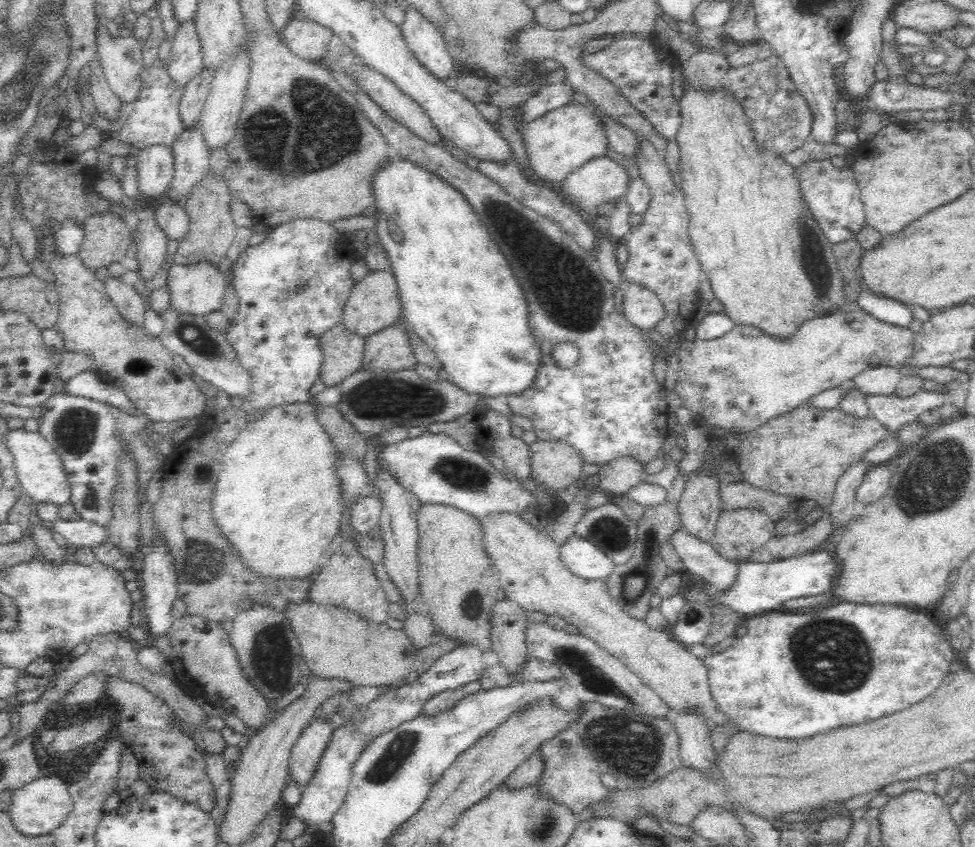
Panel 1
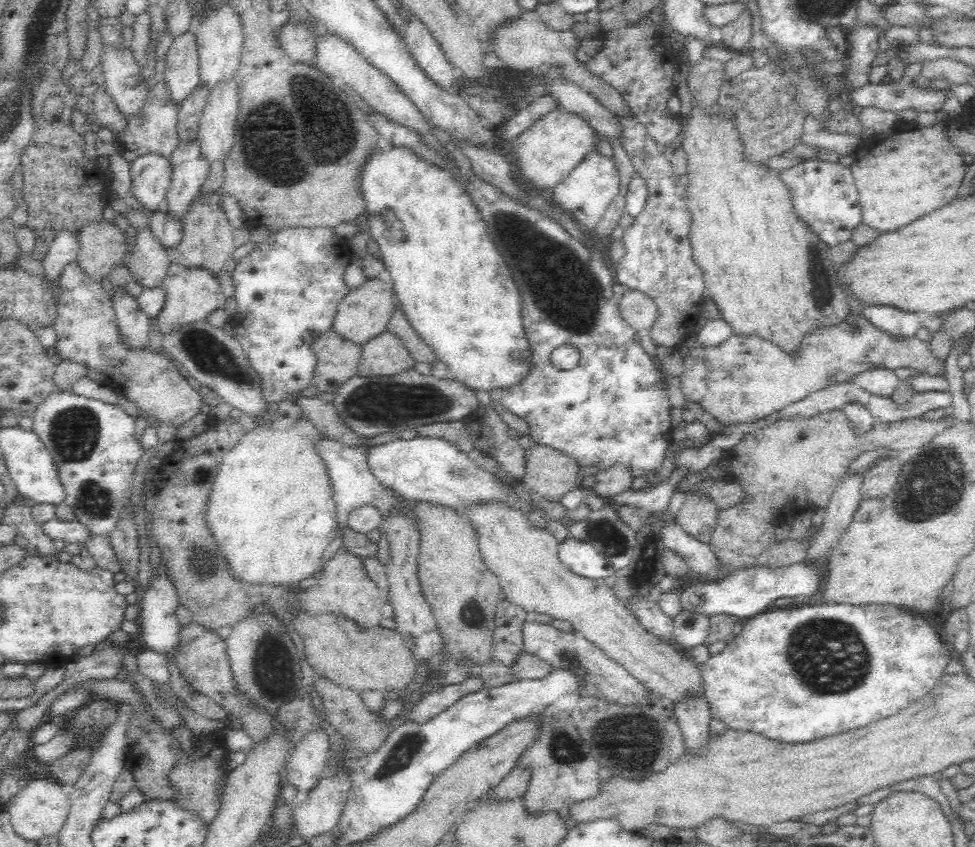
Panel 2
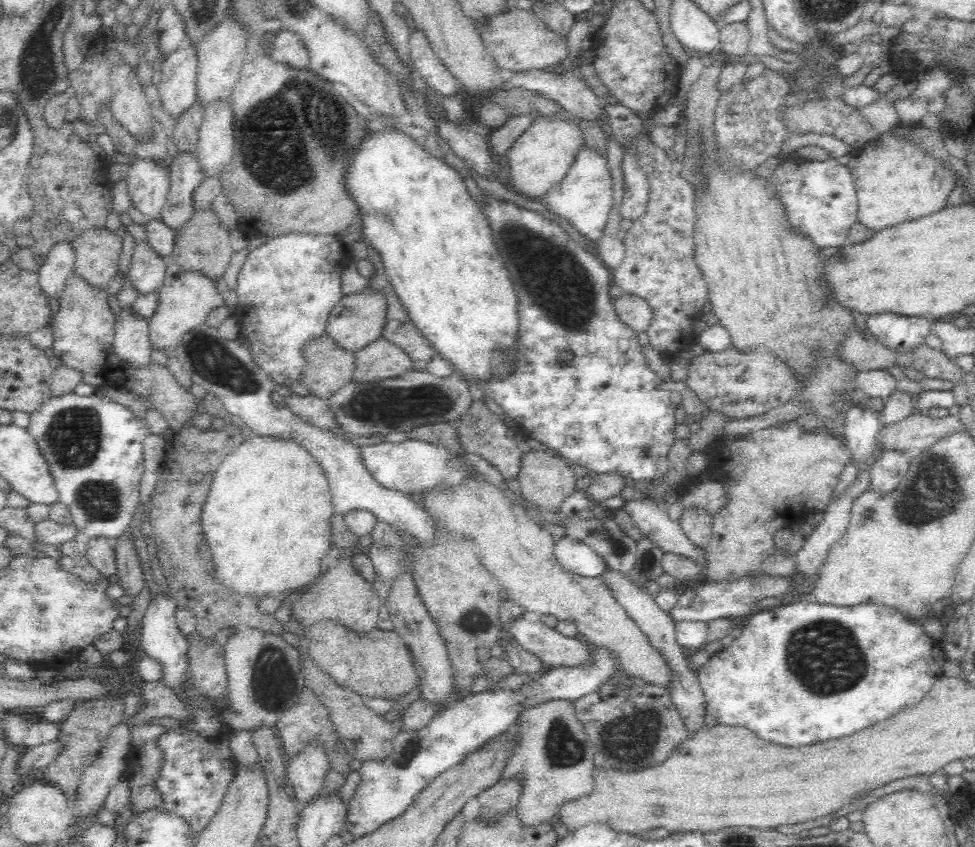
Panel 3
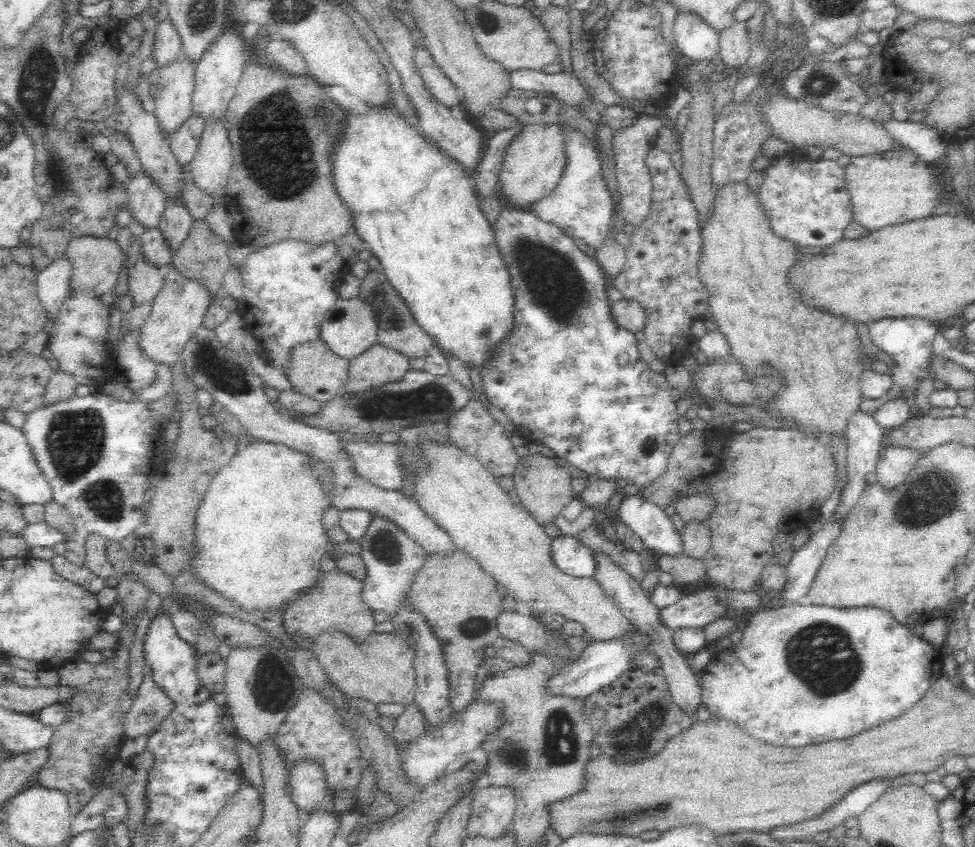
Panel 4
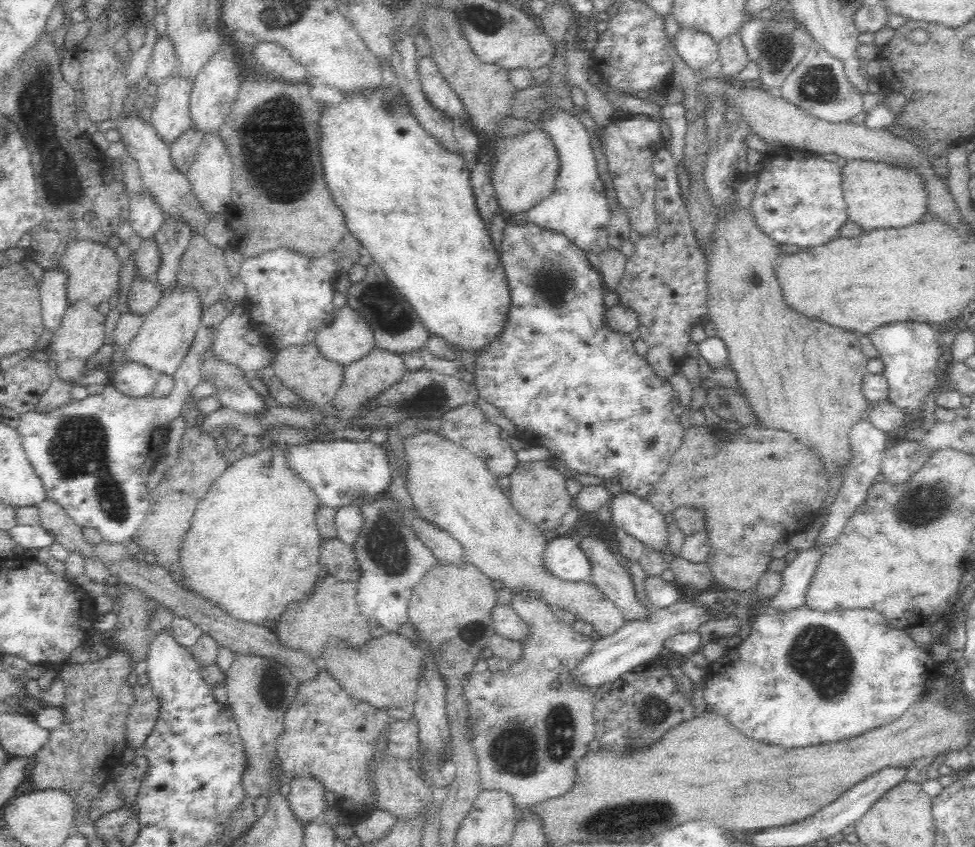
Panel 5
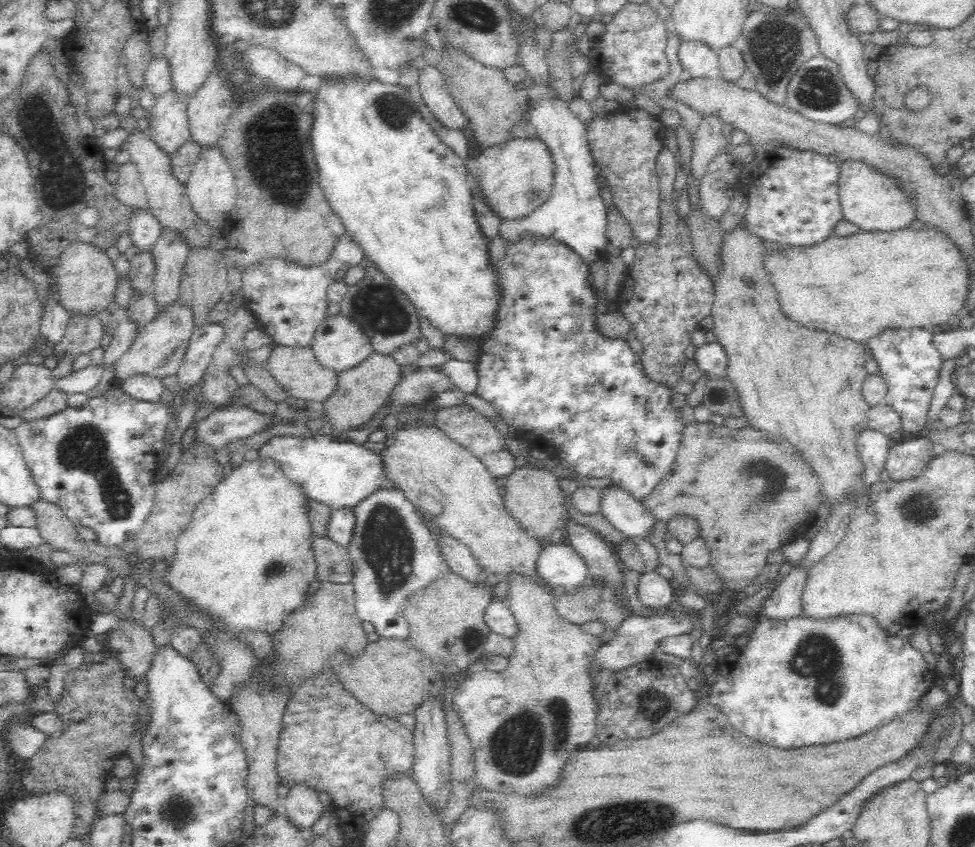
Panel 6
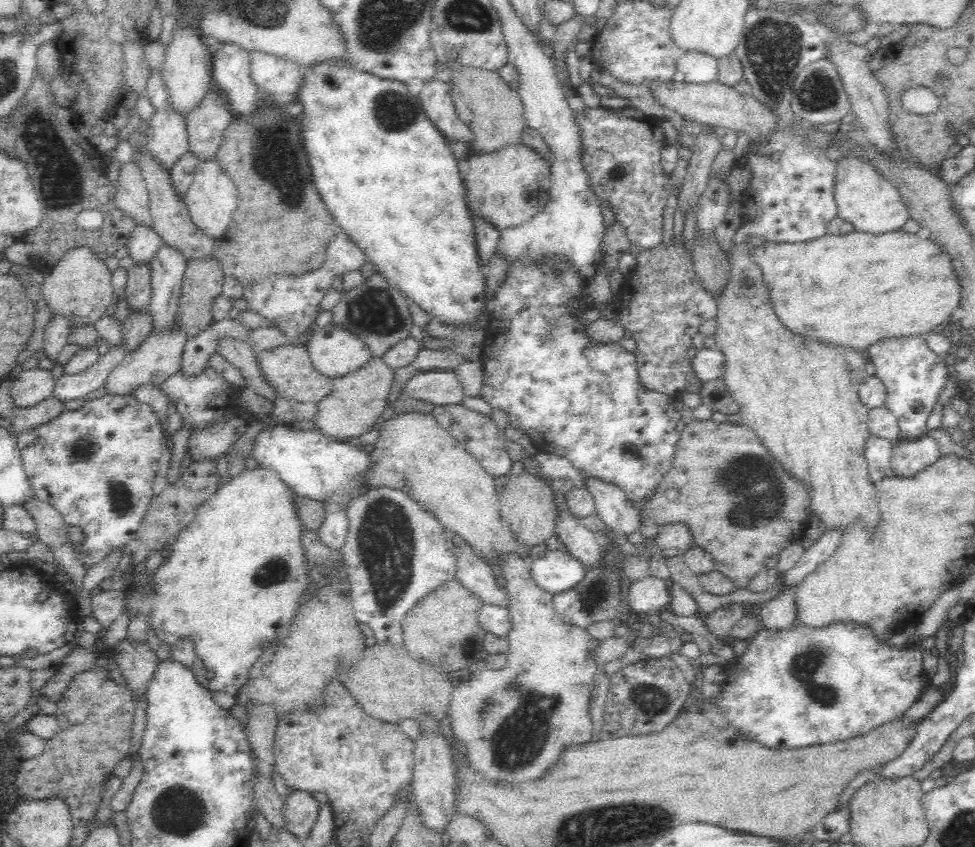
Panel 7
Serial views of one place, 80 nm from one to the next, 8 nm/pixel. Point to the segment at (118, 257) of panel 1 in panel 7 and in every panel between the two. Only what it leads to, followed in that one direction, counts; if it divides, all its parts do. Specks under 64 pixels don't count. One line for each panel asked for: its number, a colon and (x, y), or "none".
2: (102, 244)
3: (97, 249)
4: (96, 261)
5: (93, 268)
6: (86, 276)
7: (79, 285)

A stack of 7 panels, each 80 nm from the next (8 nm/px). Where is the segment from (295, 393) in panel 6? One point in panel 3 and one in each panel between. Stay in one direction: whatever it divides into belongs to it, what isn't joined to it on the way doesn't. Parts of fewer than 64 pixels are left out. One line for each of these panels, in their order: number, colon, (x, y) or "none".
3: (330, 366)
4: (317, 371)
5: (303, 369)

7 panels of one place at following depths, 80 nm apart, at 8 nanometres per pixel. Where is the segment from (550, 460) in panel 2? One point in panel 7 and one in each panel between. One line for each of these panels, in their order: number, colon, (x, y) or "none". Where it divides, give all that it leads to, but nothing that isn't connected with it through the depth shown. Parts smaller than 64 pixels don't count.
3: (545, 480)
4: (542, 487)
5: (538, 490)
6: (534, 496)
7: (527, 501)

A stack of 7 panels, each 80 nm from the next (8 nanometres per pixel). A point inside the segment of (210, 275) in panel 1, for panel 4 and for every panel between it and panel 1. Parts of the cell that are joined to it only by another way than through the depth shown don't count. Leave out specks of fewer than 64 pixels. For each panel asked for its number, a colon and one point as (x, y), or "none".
2: (192, 293)
3: (186, 298)
4: (179, 308)

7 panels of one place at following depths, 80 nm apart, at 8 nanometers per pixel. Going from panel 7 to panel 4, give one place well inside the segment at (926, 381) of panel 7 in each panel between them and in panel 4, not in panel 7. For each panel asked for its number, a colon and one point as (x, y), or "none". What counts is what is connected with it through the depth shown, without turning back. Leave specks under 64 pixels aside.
4: (908, 340)
5: (908, 349)
6: (908, 361)

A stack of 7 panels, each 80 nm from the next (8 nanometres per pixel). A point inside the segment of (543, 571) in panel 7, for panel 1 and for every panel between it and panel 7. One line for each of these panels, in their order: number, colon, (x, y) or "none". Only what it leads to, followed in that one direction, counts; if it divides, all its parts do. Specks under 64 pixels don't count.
1: (581, 557)
2: (578, 556)
3: (577, 557)
4: (576, 559)
5: (564, 556)
6: (560, 564)

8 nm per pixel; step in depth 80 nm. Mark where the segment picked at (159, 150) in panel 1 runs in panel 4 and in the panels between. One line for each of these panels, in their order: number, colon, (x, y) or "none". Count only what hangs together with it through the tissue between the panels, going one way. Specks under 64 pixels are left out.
2: (151, 172)
3: (148, 180)
4: (146, 199)

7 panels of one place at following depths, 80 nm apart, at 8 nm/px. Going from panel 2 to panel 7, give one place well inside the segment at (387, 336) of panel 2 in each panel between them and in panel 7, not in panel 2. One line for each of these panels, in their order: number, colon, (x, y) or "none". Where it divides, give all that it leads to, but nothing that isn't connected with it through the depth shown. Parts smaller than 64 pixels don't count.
3: (381, 359)
4: (380, 364)
5: (363, 378)
6: (361, 390)
7: (357, 399)

